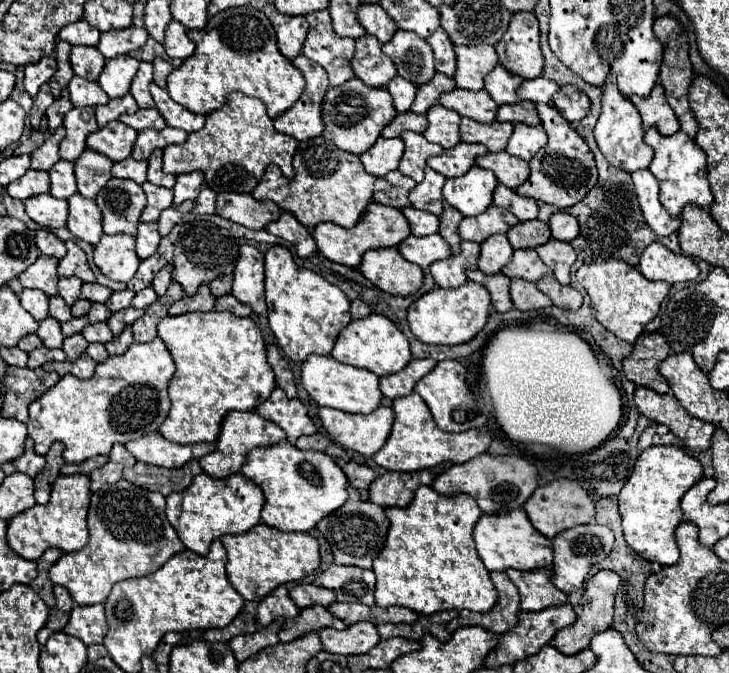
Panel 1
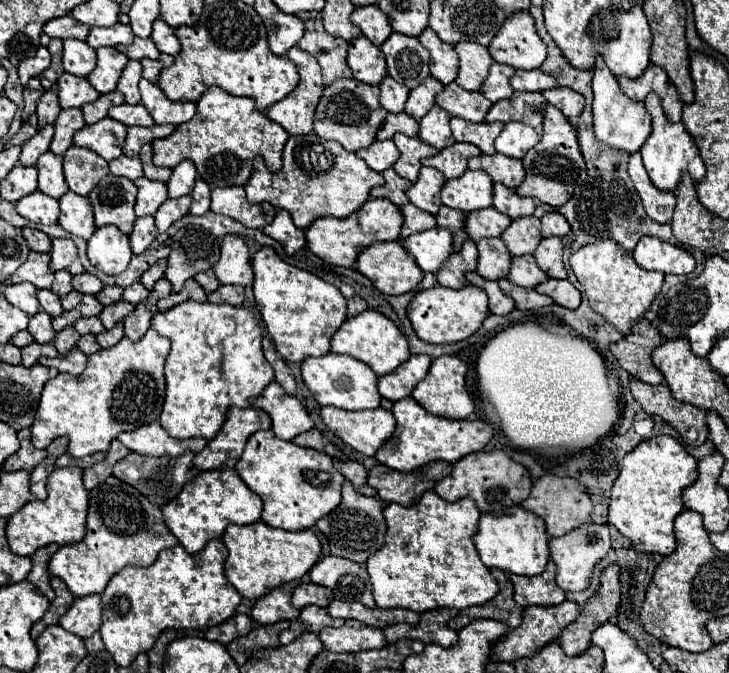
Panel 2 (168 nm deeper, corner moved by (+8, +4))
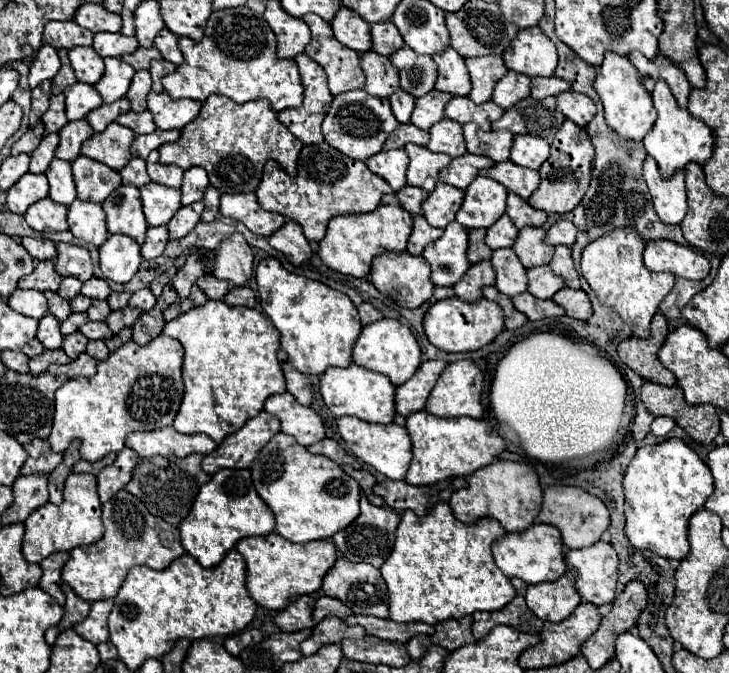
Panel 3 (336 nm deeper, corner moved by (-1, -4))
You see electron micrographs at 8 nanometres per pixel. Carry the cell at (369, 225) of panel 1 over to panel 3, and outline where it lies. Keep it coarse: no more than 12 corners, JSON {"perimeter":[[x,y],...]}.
{"perimeter":[[394,204],[336,216],[322,262],[366,278],[382,252],[404,252],[412,216]]}

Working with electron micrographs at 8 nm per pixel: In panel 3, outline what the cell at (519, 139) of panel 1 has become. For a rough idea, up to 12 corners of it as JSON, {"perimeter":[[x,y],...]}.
{"perimeter":[[514,136],[510,160],[538,170],[550,144],[538,136]]}

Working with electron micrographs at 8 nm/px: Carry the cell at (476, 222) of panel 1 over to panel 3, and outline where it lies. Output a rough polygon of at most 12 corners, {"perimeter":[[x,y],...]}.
{"perimeter":[[504,214],[486,230],[492,250],[512,248],[518,228]]}

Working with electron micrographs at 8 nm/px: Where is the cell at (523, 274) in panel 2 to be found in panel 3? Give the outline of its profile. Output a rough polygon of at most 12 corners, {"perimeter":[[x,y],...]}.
{"perimeter":[[550,266],[528,270],[528,292],[548,300],[564,282]]}

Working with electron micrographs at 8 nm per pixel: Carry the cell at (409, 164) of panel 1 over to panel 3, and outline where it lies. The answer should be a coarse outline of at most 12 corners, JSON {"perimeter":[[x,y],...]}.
{"perimeter":[[406,144],[408,184],[432,192],[452,158]]}

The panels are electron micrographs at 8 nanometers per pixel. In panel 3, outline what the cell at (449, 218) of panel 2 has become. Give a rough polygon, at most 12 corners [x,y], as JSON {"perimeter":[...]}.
{"perimeter":[[486,230],[468,232],[468,260],[490,260],[492,250],[484,244]]}

